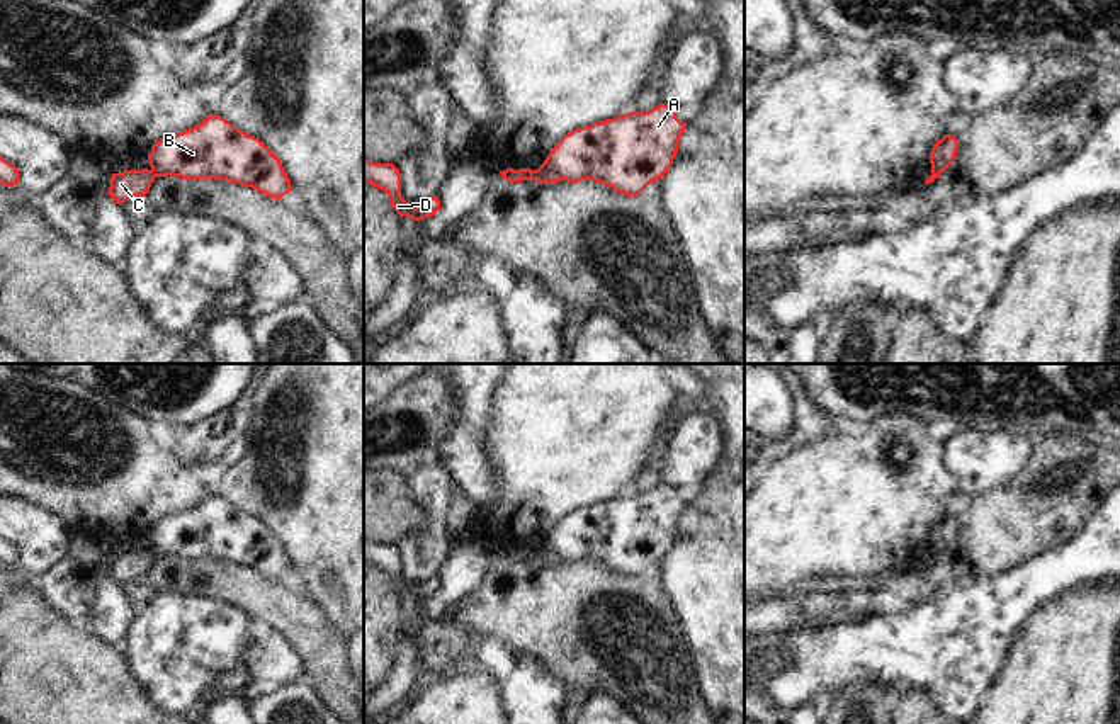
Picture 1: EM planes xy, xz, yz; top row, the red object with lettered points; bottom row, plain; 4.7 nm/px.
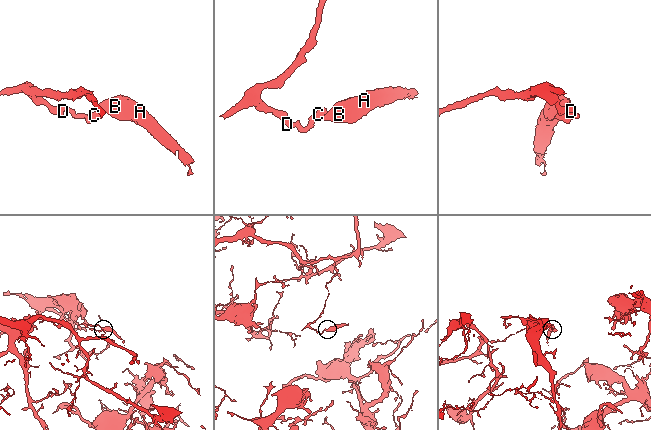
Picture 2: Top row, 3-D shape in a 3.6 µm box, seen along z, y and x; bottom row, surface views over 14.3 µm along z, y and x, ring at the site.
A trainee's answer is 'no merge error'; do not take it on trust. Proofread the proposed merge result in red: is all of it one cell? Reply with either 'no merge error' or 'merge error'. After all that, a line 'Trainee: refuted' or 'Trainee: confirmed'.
merge error
Trainee: refuted

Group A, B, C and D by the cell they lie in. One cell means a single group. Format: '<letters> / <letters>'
A B / C D

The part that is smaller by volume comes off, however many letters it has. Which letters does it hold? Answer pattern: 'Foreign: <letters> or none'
Foreign: A, B

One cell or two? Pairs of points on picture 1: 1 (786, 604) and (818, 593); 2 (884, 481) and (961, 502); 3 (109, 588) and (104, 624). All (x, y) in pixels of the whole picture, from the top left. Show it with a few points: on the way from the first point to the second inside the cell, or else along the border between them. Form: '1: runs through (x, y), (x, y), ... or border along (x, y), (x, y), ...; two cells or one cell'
1: runs through (794, 600), (809, 599); one cell
2: border along (957, 488), (945, 505), (945, 514); two cells
3: runs through (109, 597), (109, 616); one cell

